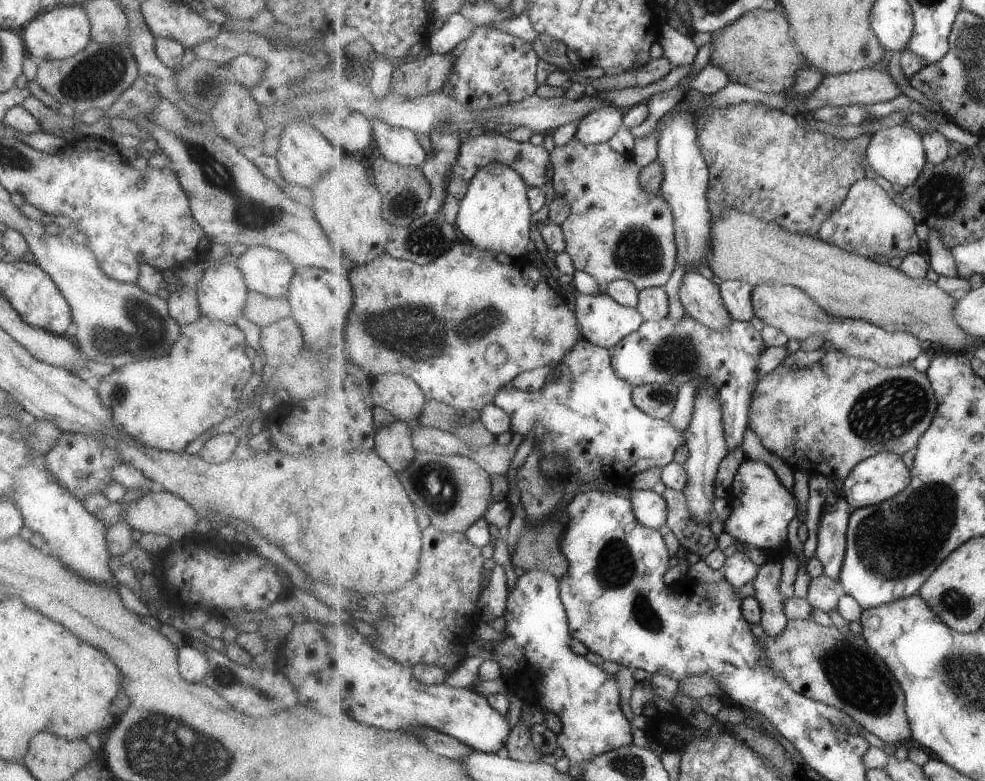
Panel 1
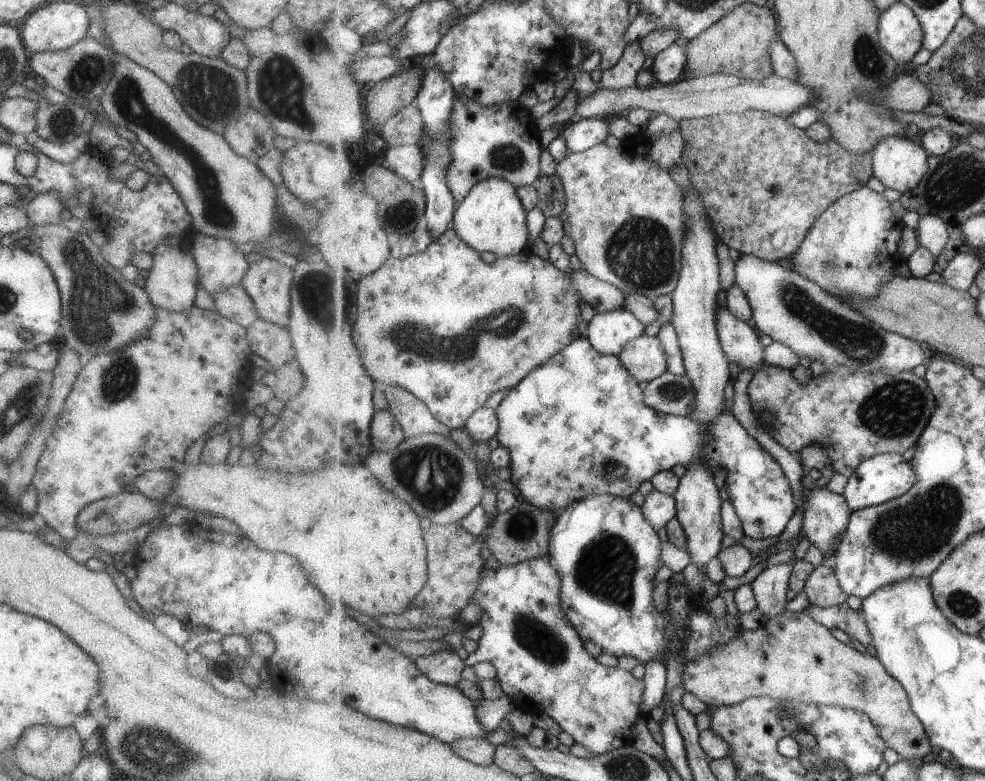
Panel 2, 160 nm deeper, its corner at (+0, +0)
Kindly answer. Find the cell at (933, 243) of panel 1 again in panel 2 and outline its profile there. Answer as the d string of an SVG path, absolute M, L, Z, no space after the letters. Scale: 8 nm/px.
M927 213L919 216L915 234L918 244L931 249L934 256L937 256L949 242L949 230L941 215Z

